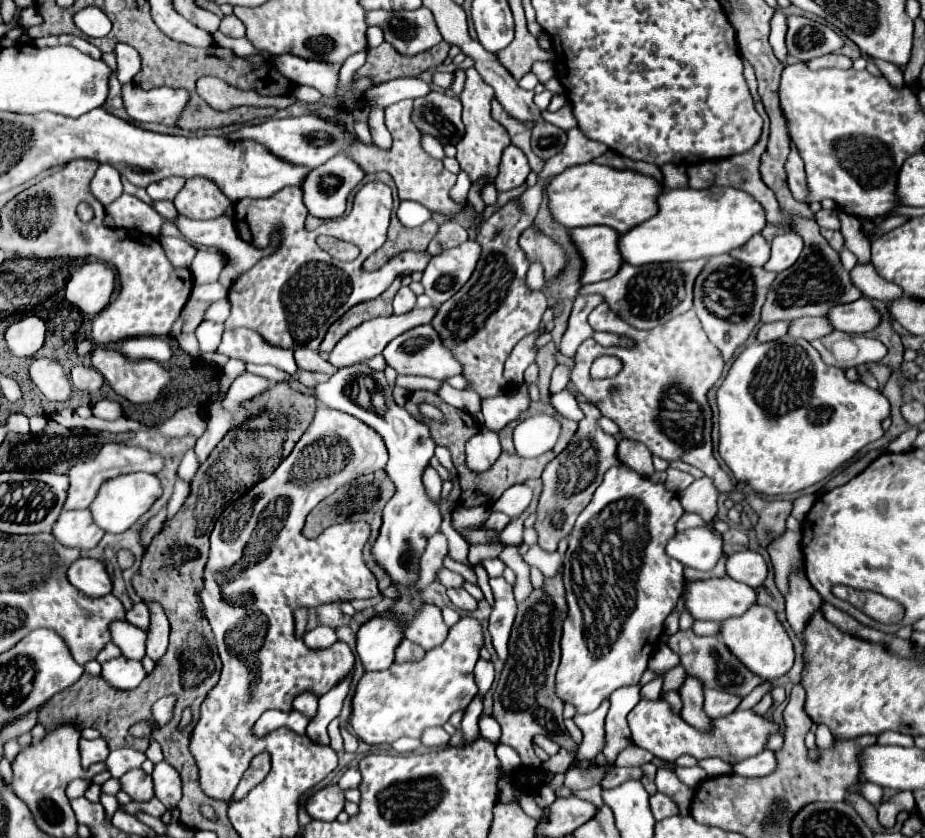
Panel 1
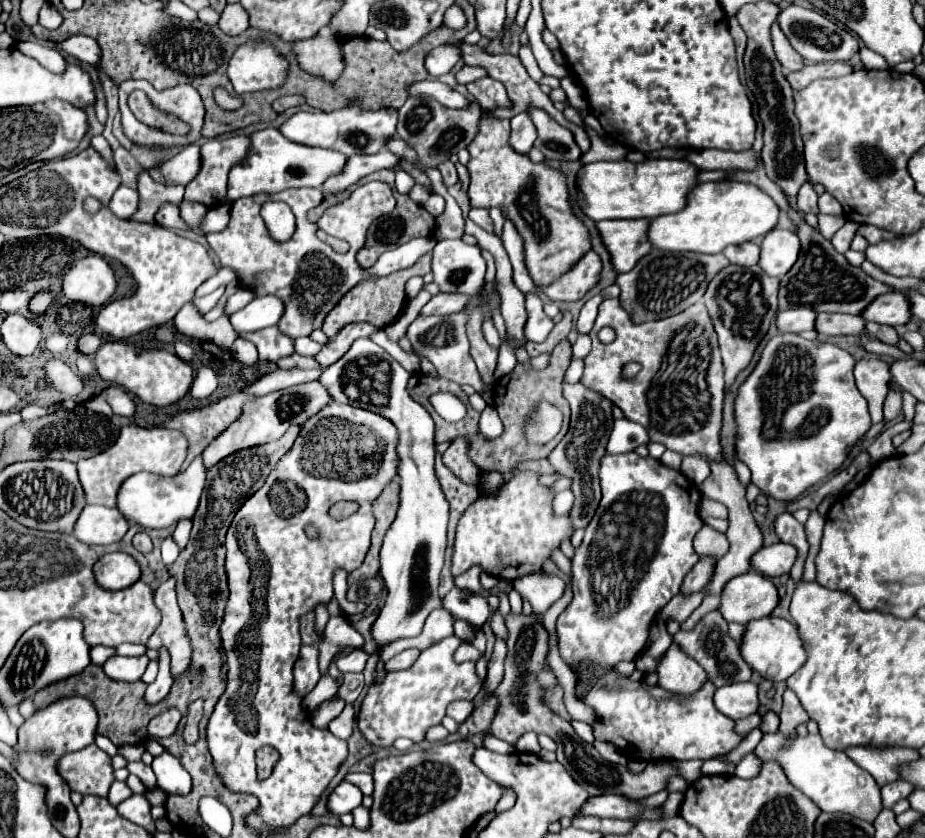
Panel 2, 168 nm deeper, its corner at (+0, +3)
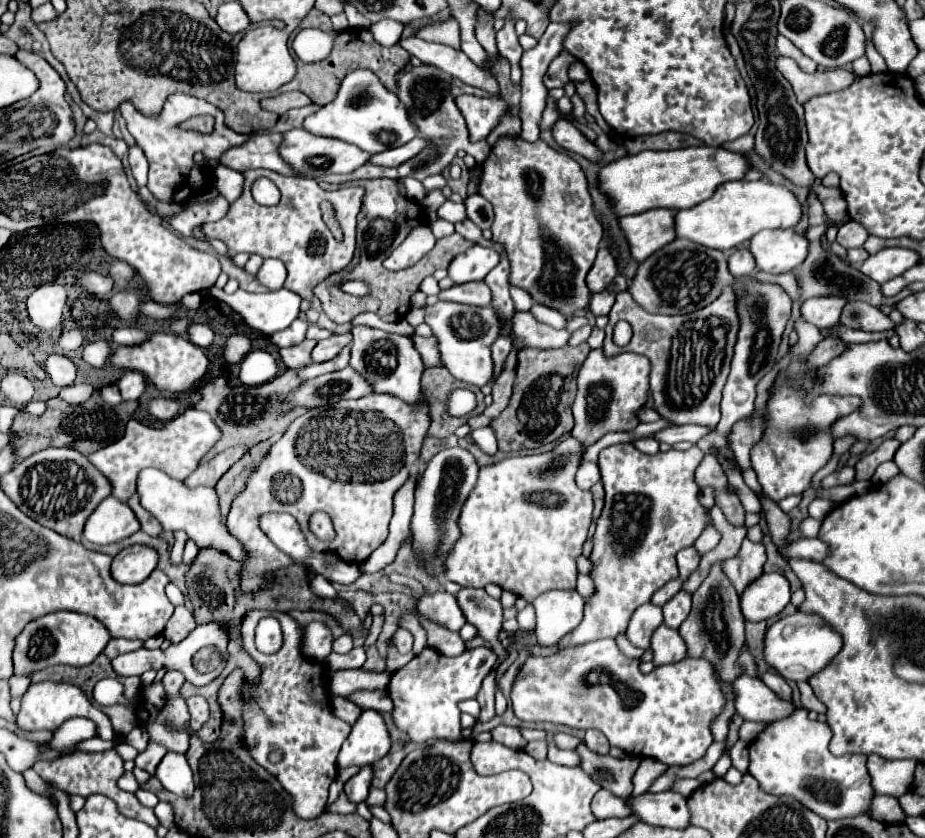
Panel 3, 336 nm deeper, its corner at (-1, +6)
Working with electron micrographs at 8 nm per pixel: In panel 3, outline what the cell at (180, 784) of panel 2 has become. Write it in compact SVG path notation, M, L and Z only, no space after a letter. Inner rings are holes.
M167 752L163 756L163 760L159 762L159 766L155 770L155 776L159 778L159 782L169 792L173 792L177 796L183 796L183 798L193 796L195 791L193 774L191 774L191 768L189 768L183 754Z

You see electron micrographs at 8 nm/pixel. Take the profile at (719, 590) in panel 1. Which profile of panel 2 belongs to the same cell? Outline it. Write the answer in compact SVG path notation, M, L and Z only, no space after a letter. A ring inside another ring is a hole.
M750 571L746 575L738 575L734 579L730 579L722 591L722 601L720 601L720 611L724 615L724 619L734 621L734 623L750 623L752 619L760 619L760 617L768 617L772 615L772 611L778 605L778 591L772 585L772 581L756 571Z

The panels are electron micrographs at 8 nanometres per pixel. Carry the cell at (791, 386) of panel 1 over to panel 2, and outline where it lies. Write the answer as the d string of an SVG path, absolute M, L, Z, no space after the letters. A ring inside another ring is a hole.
M794 333L772 337L756 369L746 383L740 385L736 397L738 457L750 467L752 483L764 495L786 503L796 501L804 491L836 471L844 463L850 445L870 429L868 403L854 385L852 369L856 361L836 345L818 343L820 341L808 341Z

